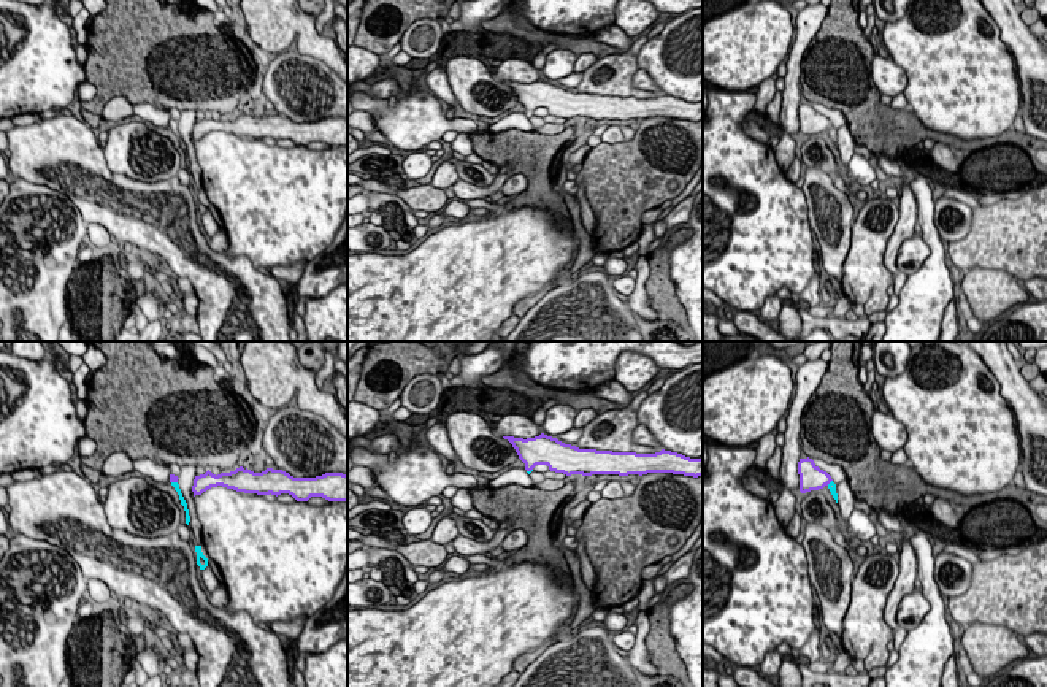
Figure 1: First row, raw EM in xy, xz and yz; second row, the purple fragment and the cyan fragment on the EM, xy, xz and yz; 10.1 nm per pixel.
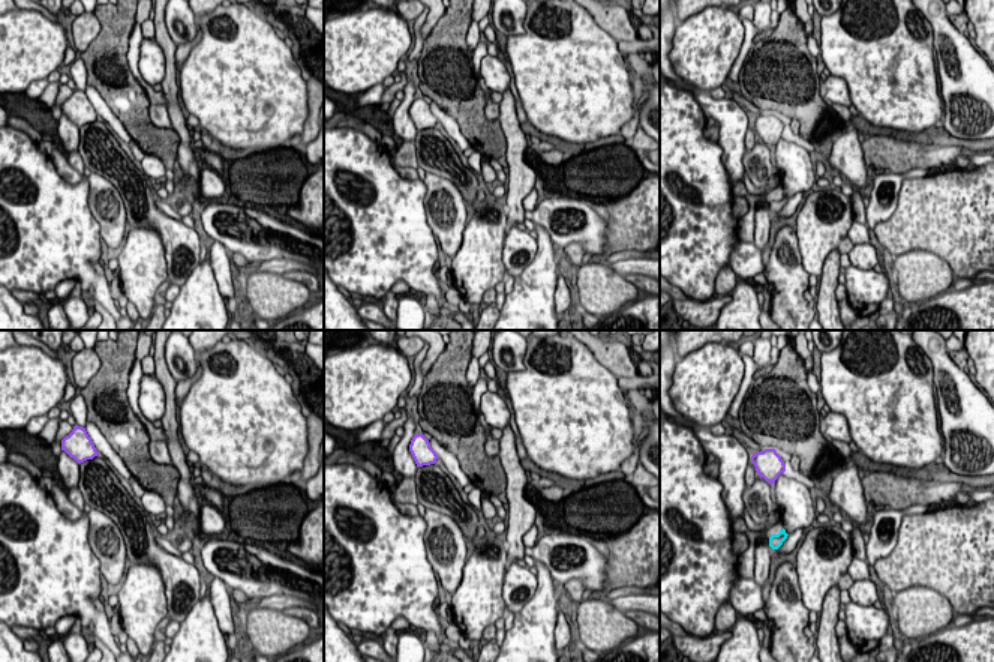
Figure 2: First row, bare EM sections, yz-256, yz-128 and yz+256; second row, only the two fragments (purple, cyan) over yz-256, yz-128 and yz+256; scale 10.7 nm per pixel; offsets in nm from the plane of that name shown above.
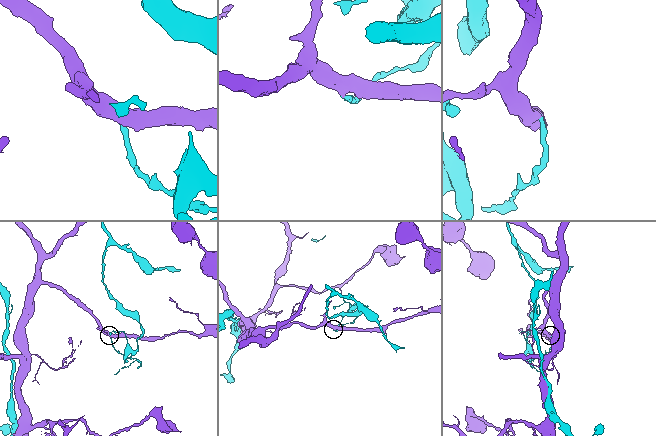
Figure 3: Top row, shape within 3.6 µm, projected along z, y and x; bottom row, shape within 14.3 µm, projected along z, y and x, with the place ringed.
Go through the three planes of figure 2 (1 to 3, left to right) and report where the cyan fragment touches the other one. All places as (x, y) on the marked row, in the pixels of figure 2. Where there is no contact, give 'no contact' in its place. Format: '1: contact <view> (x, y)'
1: no contact
2: no contact
3: no contact

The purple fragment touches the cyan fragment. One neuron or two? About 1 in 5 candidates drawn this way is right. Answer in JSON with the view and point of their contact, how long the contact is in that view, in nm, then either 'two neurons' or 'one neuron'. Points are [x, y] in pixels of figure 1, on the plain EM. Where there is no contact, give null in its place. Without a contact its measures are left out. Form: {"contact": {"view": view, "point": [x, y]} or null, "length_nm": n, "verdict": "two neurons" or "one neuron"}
{"contact": {"view": "xy", "point": [175, 126]}, "length_nm": 70, "verdict": "two neurons"}

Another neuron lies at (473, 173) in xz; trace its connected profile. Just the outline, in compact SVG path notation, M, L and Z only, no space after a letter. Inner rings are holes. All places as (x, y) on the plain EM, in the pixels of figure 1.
M463 160L463 167L457 168L458 178L477 187L489 187L495 181L495 175L479 163Z

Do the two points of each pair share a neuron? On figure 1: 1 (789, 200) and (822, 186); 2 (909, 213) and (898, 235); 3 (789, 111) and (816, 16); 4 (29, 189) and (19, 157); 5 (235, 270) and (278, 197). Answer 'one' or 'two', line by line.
1: two
2: one
3: one
4: two
5: two

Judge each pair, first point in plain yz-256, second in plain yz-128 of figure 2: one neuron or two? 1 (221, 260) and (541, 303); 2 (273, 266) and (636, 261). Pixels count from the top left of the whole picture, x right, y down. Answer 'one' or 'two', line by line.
1: two
2: one

